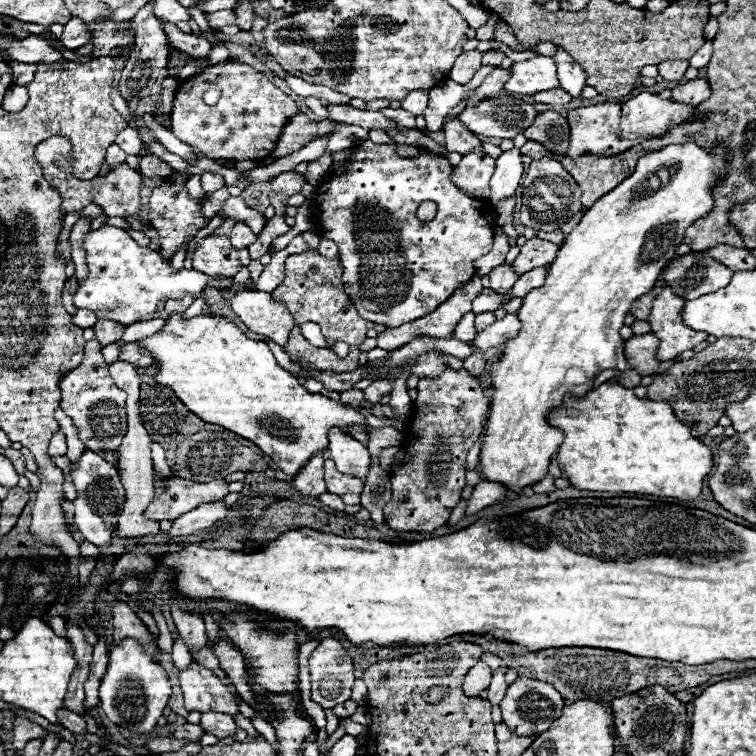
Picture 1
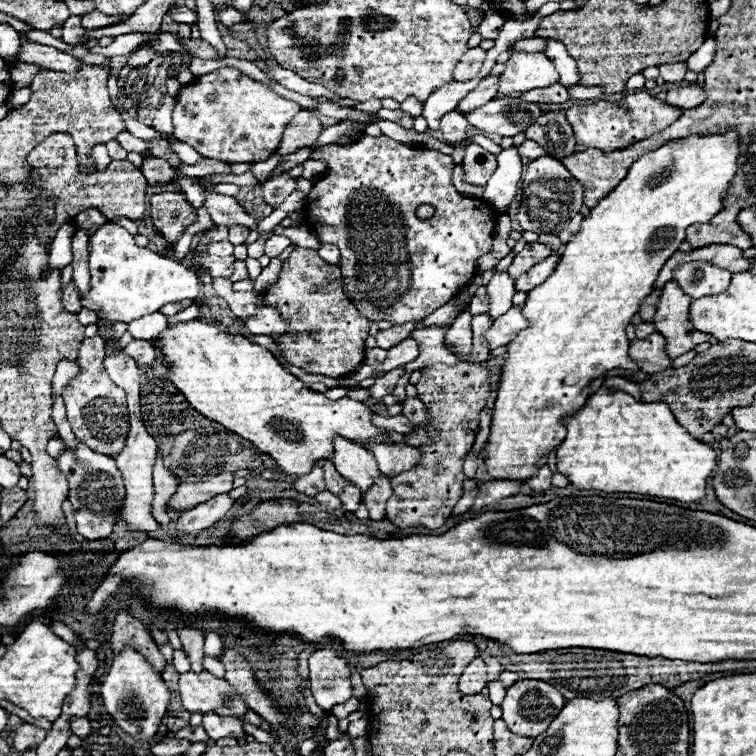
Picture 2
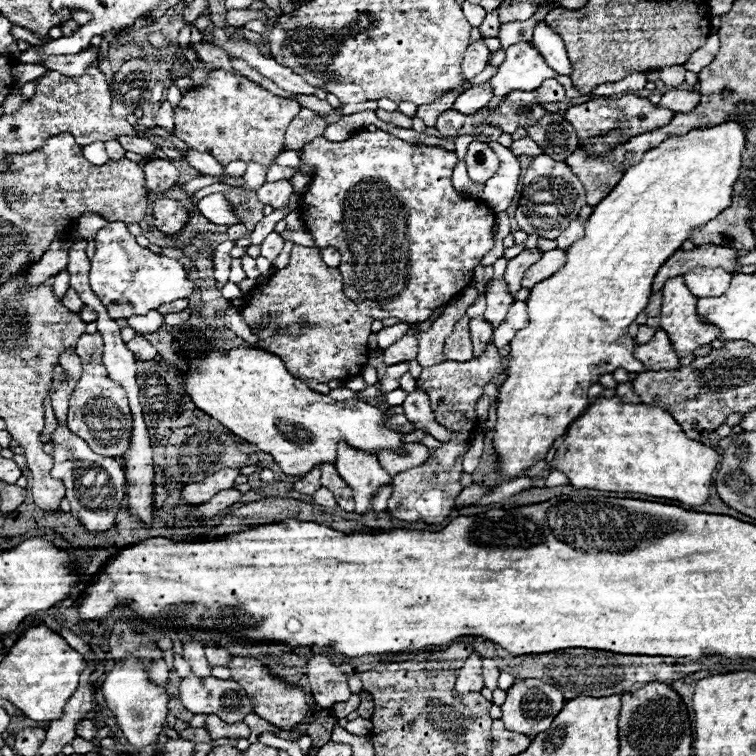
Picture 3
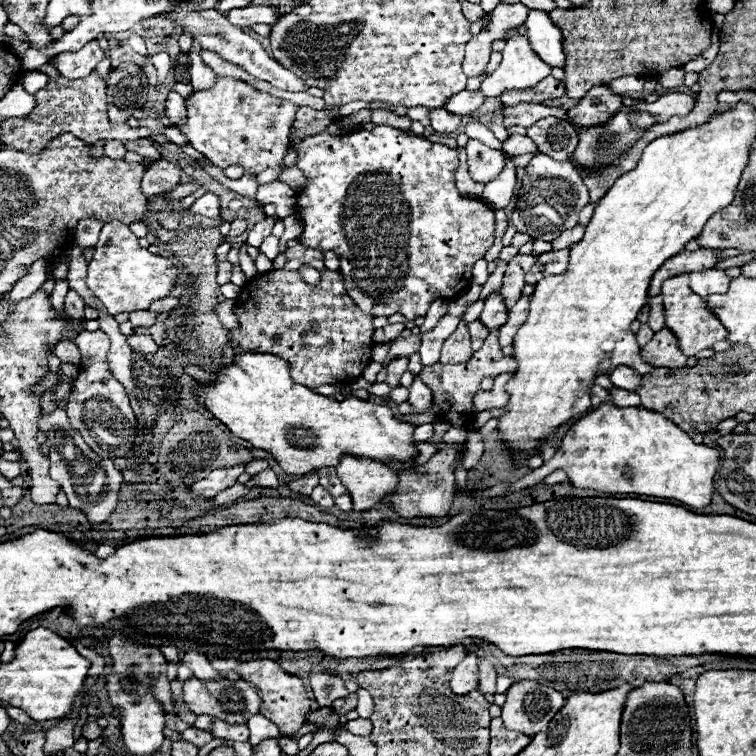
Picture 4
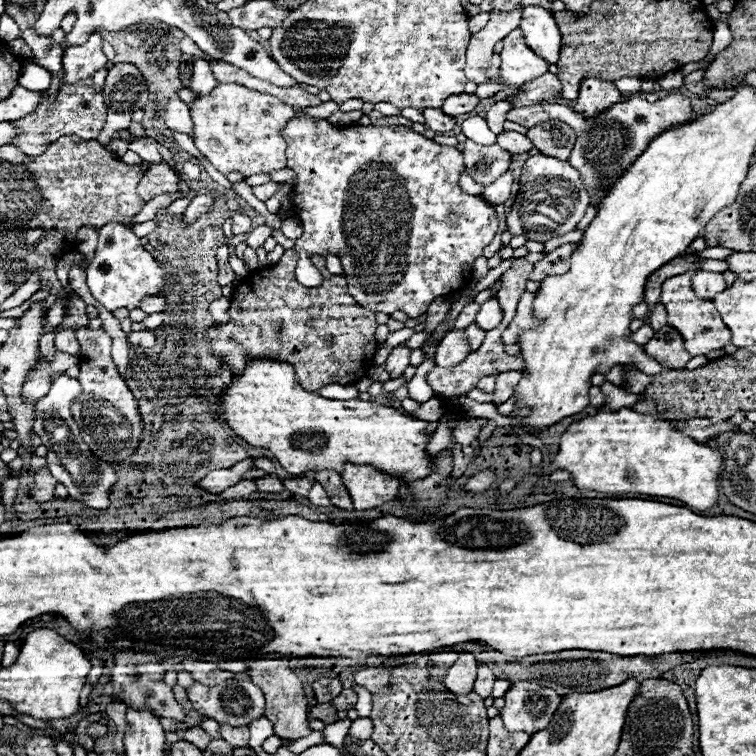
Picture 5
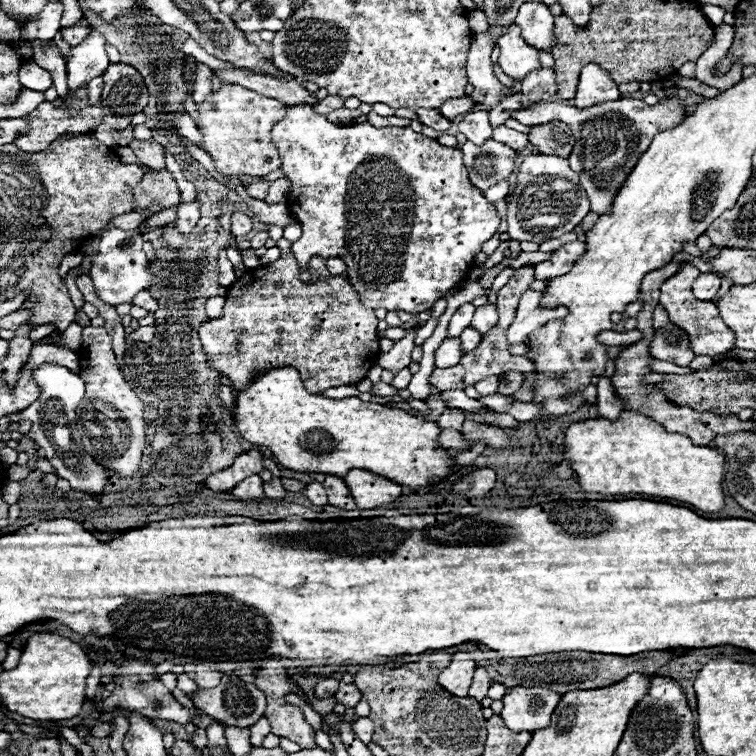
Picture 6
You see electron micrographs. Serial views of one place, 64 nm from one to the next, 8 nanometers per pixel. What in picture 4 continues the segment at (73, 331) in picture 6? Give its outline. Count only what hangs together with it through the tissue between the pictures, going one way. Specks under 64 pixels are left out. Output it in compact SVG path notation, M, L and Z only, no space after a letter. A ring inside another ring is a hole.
M68 338L64 340L60 340L58 342L58 346L54 348L54 352L58 354L58 358L60 360L66 360L66 362L74 362L76 366L78 366L78 362L80 362L80 350L78 350L78 346L74 344L74 342L70 342Z

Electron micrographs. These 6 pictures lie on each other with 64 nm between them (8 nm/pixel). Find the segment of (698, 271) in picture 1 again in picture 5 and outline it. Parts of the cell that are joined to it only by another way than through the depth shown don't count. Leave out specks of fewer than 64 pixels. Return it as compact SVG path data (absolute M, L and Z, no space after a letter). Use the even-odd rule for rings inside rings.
M698 270L692 280L692 290L696 292L698 298L704 298L704 300L712 300L724 288L726 288L726 284L724 284L724 276L720 272Z

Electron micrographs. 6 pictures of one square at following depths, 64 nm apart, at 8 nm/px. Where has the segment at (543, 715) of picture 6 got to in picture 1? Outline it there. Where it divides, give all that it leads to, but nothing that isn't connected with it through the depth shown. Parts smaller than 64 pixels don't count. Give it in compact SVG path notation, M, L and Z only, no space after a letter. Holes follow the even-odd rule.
M518 678L514 684L508 686L506 696L500 702L500 708L502 708L502 722L514 734L518 734L518 736L538 736L538 734L542 734L544 730L550 728L550 724L554 722L554 718L558 718L558 714L562 714L564 698L548 682L540 682L540 680L532 680L532 678Z

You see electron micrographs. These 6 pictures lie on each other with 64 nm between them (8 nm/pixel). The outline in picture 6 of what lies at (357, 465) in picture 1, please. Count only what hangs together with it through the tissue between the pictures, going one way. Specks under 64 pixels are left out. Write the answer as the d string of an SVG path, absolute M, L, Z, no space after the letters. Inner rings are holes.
M350 470L344 482L348 484L360 510L392 504L396 498L402 496L402 486L398 486L396 482L390 482L388 478L370 474L366 470Z

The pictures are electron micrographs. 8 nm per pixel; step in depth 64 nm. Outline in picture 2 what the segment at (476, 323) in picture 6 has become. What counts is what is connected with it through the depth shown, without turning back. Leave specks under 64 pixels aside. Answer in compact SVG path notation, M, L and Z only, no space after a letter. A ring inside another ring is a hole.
M496 272L492 276L492 280L488 282L486 290L488 290L488 298L490 298L490 312L488 314L494 320L498 320L512 306L512 296L516 292L514 282L510 282L506 272Z

